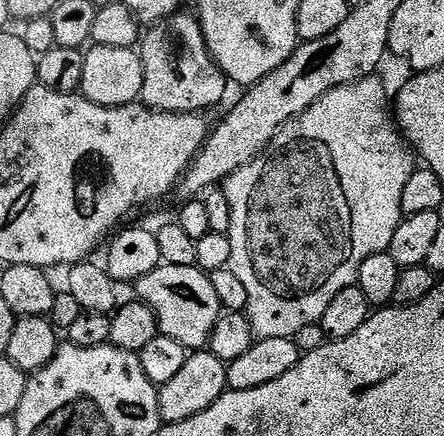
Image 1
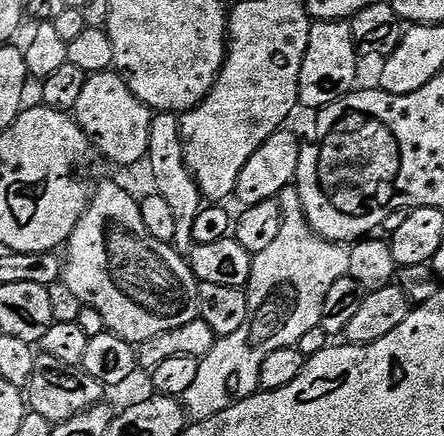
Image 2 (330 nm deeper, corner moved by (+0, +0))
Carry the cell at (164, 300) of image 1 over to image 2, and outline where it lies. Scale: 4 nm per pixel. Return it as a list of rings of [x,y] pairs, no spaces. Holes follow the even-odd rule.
[[[108,180],[105,184],[98,185],[96,192],[94,188],[75,225],[74,234],[66,240],[68,260],[66,256],[62,280],[70,286],[70,290],[74,290],[74,294],[78,294],[84,305],[102,314],[102,322],[107,331],[121,336],[127,344],[139,346],[154,338],[154,334],[166,334],[166,330],[178,330],[178,326],[186,326],[186,322],[200,319],[200,284],[192,273],[192,267],[172,244],[162,242],[148,233],[146,222],[142,222],[140,200],[132,197],[122,185]]]

